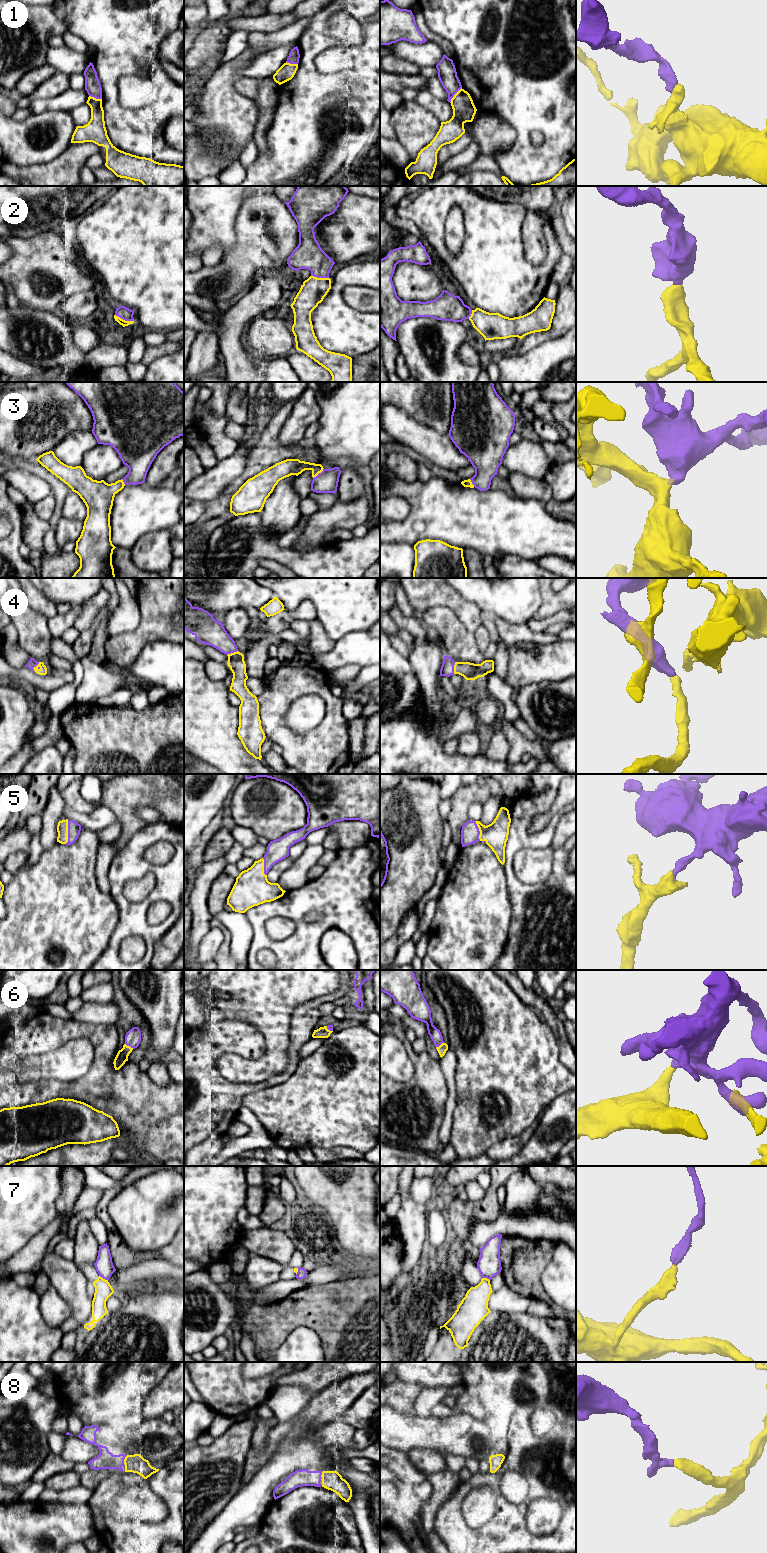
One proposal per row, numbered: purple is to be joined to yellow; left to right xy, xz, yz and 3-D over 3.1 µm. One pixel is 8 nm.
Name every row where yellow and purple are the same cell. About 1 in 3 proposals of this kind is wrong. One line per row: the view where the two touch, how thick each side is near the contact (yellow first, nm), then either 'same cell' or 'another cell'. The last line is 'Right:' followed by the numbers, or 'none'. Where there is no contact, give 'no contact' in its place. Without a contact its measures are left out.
1: yz | 190/150 nm | another cell
2: xy | 50/100 nm | same cell
3: xz | 140/180 nm | same cell
4: xy | 60/70 nm | same cell
5: xy | 100/100 nm | same cell
6: xy | 100/130 nm | same cell
7: xy | 140/150 nm | another cell
8: xy | 150/140 nm | same cell
Right: 2, 3, 4, 5, 6, 8

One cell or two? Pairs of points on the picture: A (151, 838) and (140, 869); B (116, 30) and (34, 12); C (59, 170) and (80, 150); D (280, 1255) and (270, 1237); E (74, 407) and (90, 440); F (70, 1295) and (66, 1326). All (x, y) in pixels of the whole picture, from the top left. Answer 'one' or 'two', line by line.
A: one
B: two
C: one
D: one
E: two
F: two

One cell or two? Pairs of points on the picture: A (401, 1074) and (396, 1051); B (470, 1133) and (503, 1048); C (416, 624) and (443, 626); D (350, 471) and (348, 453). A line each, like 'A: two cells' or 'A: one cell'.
A: one cell
B: one cell
C: two cells
D: two cells

